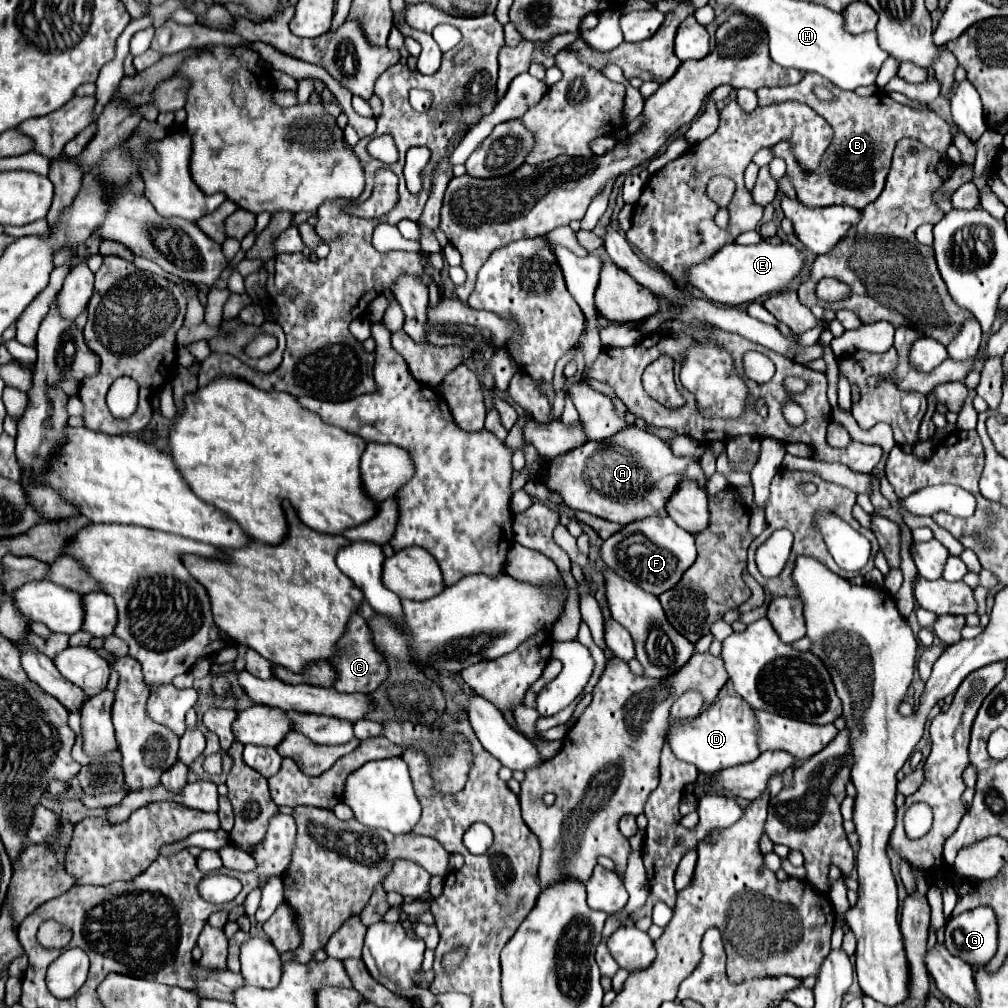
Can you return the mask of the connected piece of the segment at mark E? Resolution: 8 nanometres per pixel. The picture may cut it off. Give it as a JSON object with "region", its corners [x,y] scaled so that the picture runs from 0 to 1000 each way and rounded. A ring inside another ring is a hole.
{"region":[[[754,239],[752,243],[722,241],[702,259],[688,263],[685,267],[685,279],[700,293],[700,297],[722,305],[734,305],[758,293],[778,289],[784,283],[784,279],[796,271],[798,259],[800,253],[790,243],[784,241],[772,243],[766,243],[764,239]]]}

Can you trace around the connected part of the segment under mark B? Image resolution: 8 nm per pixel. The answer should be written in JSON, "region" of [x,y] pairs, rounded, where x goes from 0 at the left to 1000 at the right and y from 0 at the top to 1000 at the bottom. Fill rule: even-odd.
{"region":[[[802,72],[794,82],[784,86],[758,86],[750,90],[752,106],[760,106],[780,100],[792,100],[802,102],[812,114],[819,116],[819,120],[827,126],[827,140],[817,152],[817,158],[808,172],[800,172],[794,168],[792,160],[788,158],[784,143],[775,140],[765,146],[768,156],[774,156],[780,160],[782,166],[782,178],[788,184],[788,189],[792,197],[802,205],[821,205],[821,203],[843,203],[847,207],[857,207],[861,201],[869,199],[871,193],[877,188],[877,180],[885,162],[885,150],[891,138],[895,136],[909,136],[919,146],[933,152],[935,158],[938,158],[938,148],[944,144],[944,132],[942,124],[933,118],[927,110],[909,110],[901,104],[893,104],[887,98],[883,98],[879,92],[875,94],[863,94],[853,96],[847,90],[835,90],[829,84],[823,84],[823,80],[817,80],[812,72]],[[810,84],[821,84],[827,92],[827,102],[813,102],[808,96]]]}

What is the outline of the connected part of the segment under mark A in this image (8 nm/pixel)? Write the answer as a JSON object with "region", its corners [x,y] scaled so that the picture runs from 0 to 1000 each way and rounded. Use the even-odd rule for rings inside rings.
{"region":[[[623,422],[623,426],[611,430],[611,434],[603,438],[581,438],[562,449],[556,463],[552,457],[544,457],[542,481],[546,487],[558,489],[562,503],[569,507],[581,507],[601,517],[623,521],[625,517],[635,517],[639,513],[661,513],[663,493],[679,475],[687,475],[698,485],[700,471],[692,455],[671,453],[659,436],[645,432],[633,422]],[[591,447],[593,457],[585,461]]]}

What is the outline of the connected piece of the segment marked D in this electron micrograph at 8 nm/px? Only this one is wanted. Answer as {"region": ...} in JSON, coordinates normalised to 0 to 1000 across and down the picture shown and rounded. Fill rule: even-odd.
{"region":[[[732,689],[710,693],[692,711],[677,717],[669,717],[663,723],[663,733],[669,749],[681,757],[687,757],[696,767],[712,767],[716,763],[744,757],[754,749],[752,743],[752,719],[748,703]]]}

